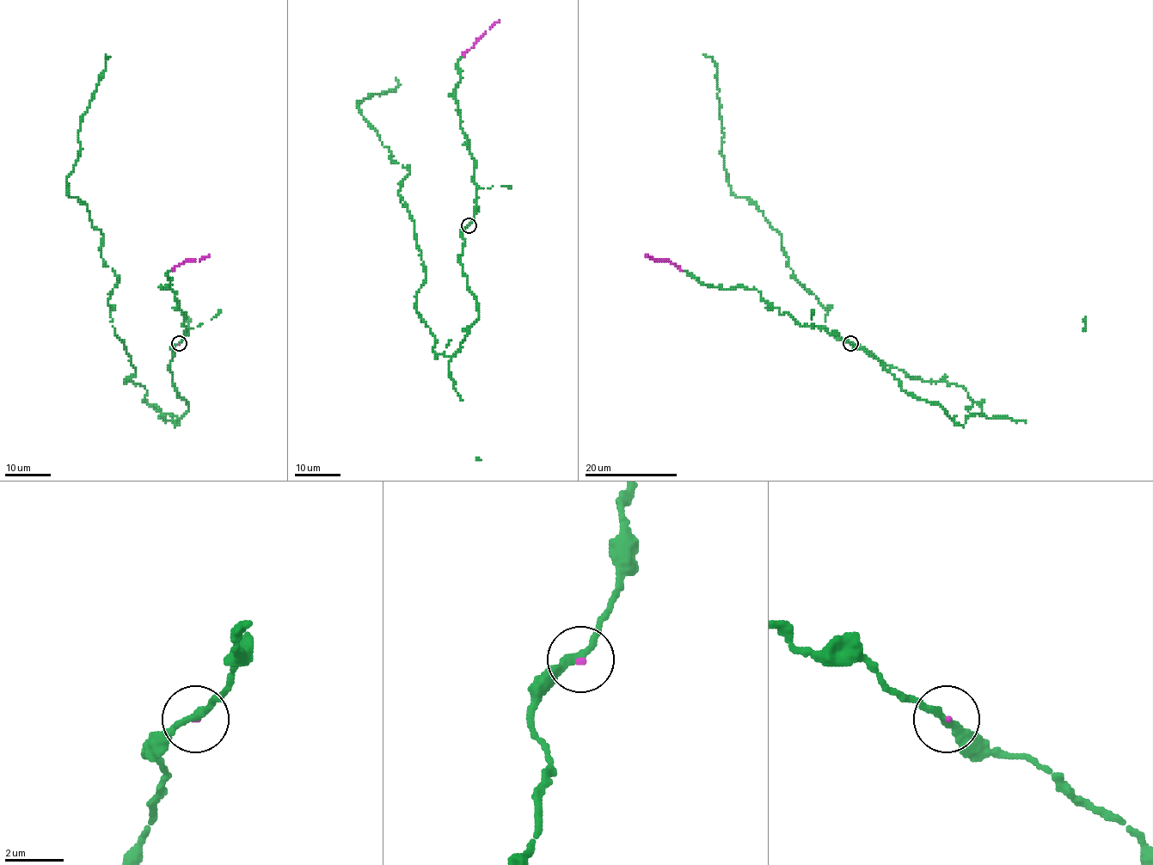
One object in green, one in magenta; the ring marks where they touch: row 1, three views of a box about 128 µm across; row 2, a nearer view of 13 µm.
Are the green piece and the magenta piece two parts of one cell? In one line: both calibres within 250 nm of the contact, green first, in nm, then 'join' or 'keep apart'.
240 nm thick on the green side, 130 nm on the other; join

